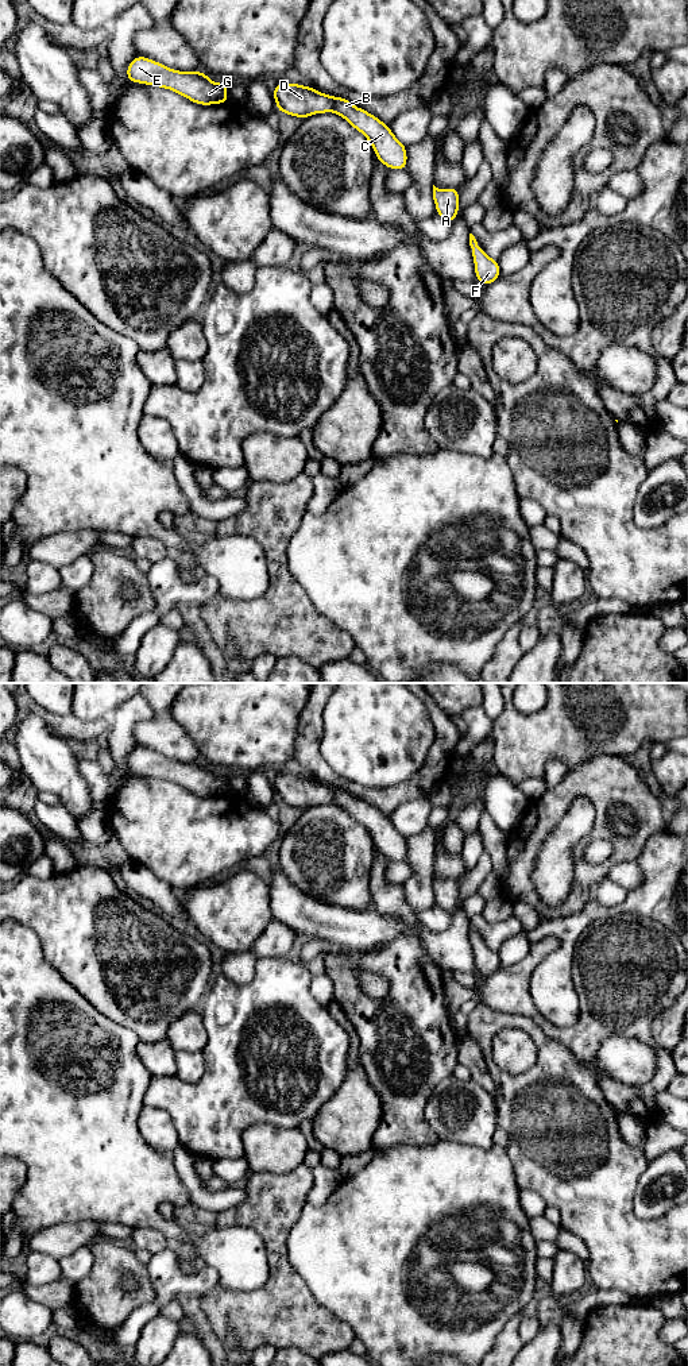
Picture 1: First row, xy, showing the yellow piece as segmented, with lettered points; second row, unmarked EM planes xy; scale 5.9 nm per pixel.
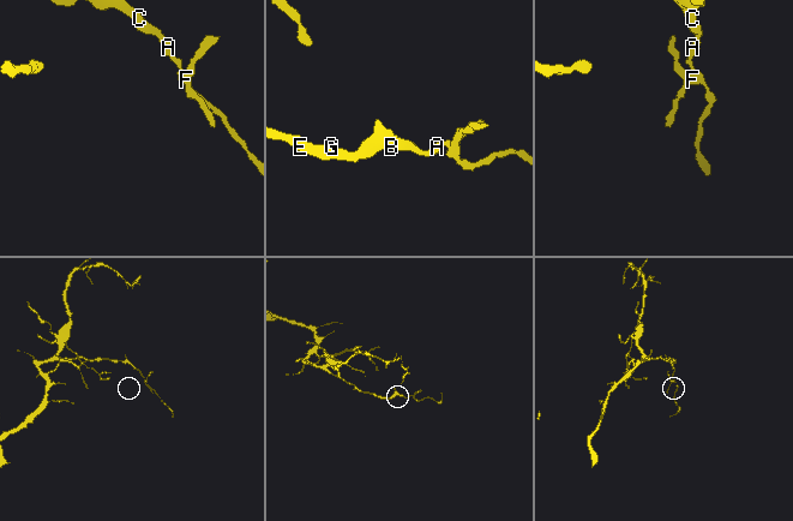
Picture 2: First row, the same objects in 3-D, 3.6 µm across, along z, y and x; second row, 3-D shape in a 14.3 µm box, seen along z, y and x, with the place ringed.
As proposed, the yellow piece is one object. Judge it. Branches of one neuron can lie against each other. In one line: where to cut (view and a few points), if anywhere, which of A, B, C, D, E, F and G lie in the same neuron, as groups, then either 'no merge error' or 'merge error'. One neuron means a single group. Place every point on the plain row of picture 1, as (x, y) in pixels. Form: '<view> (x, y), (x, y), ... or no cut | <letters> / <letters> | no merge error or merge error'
no cut | A B C D E F G | no merge error

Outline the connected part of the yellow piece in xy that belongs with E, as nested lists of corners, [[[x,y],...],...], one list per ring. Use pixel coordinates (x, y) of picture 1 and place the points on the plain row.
[[[146,748],[134,749],[127,757],[127,771],[170,780],[198,796],[229,794],[229,773],[213,773],[205,763],[179,763]]]

